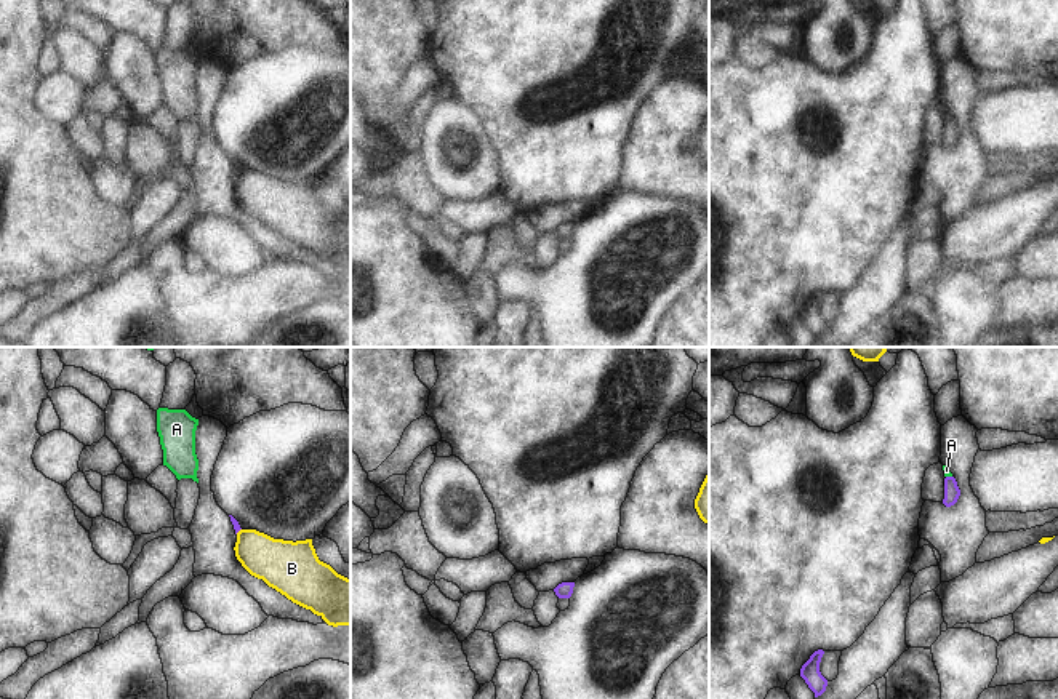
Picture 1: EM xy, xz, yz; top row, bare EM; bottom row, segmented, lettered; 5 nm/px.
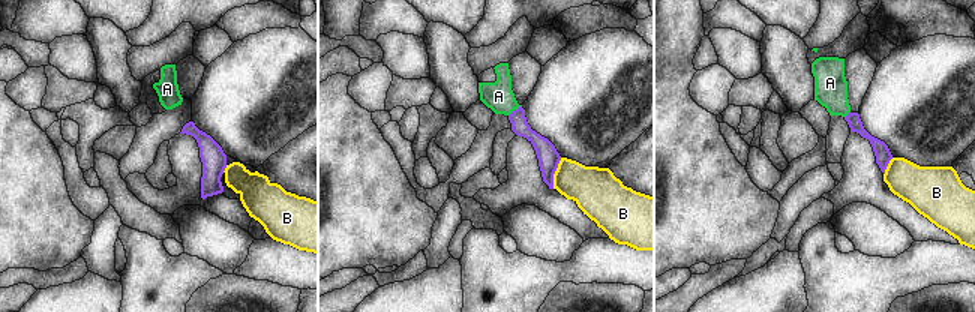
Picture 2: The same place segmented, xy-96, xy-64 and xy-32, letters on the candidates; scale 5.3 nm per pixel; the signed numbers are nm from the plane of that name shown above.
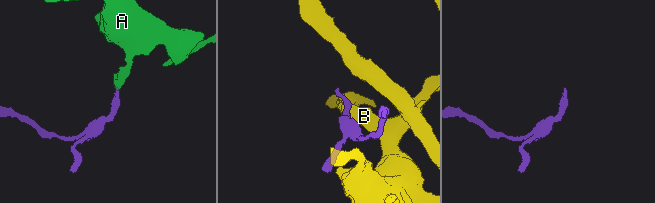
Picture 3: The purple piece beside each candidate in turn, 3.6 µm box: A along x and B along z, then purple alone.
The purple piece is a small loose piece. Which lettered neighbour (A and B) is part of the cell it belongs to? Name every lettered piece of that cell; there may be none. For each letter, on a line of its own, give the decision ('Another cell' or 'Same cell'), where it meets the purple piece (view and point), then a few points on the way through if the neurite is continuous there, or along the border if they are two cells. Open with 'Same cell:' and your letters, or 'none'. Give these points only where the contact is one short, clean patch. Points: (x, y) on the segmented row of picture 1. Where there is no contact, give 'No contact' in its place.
Same cell: A
A: Same cell. Touches purple at yz (949, 477). Path across: yz (951, 490), (949, 477), (946, 471)
B: Another cell. Touches purple at xy (237, 531). Boundary: xy (240, 528), (236, 533)

